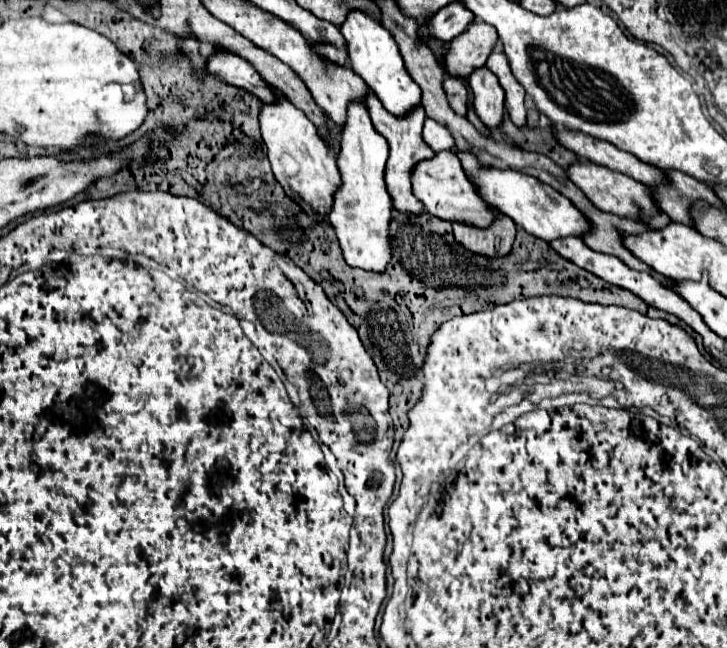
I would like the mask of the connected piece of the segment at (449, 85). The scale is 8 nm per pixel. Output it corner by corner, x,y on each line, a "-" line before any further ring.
445,76
443,90
447,94
447,102
453,108
453,112
457,112
459,116
465,116
465,112
467,112
467,90
465,90
463,82

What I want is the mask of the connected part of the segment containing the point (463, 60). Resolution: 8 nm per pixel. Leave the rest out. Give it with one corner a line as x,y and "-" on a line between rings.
471,22
471,26
449,42
445,68
451,76
469,76
475,68
485,66
489,54
497,46
497,32
485,22

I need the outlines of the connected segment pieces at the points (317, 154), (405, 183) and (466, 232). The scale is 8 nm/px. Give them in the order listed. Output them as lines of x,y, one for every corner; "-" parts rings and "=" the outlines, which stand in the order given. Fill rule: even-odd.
277,90
277,102
261,102
259,110
259,124
261,124
261,138
269,150
269,162
277,182
285,188
285,194
299,202
303,208
315,212
321,220
325,220
325,208
333,202
335,188
341,184
339,172
335,166
335,158
331,158
329,148
325,146
323,138
317,134
313,122
297,110
285,94
=
373,90
367,92
365,98
367,110
371,114
373,126
375,130
379,130
387,142
389,142
389,160
387,160
387,168
385,168
385,182
387,182
387,190
393,198
393,206
399,212
407,212
407,214
419,214
423,210
423,204
417,202
417,198
411,192
411,182
409,182
409,172
411,168
425,158
433,156
433,150
429,150
429,146
425,146
423,138
421,138
421,128
423,128
423,120
425,120
425,110
423,106
417,106
417,110
413,110
413,114
409,114
409,118
393,118
387,116
385,106
381,106
381,100
373,94
=
489,206
489,210
493,210
495,218
487,228
463,226
463,222
455,222
453,224
455,240
477,254
505,256
511,250
515,238
515,222
507,214
501,214
501,210
497,210
495,206

